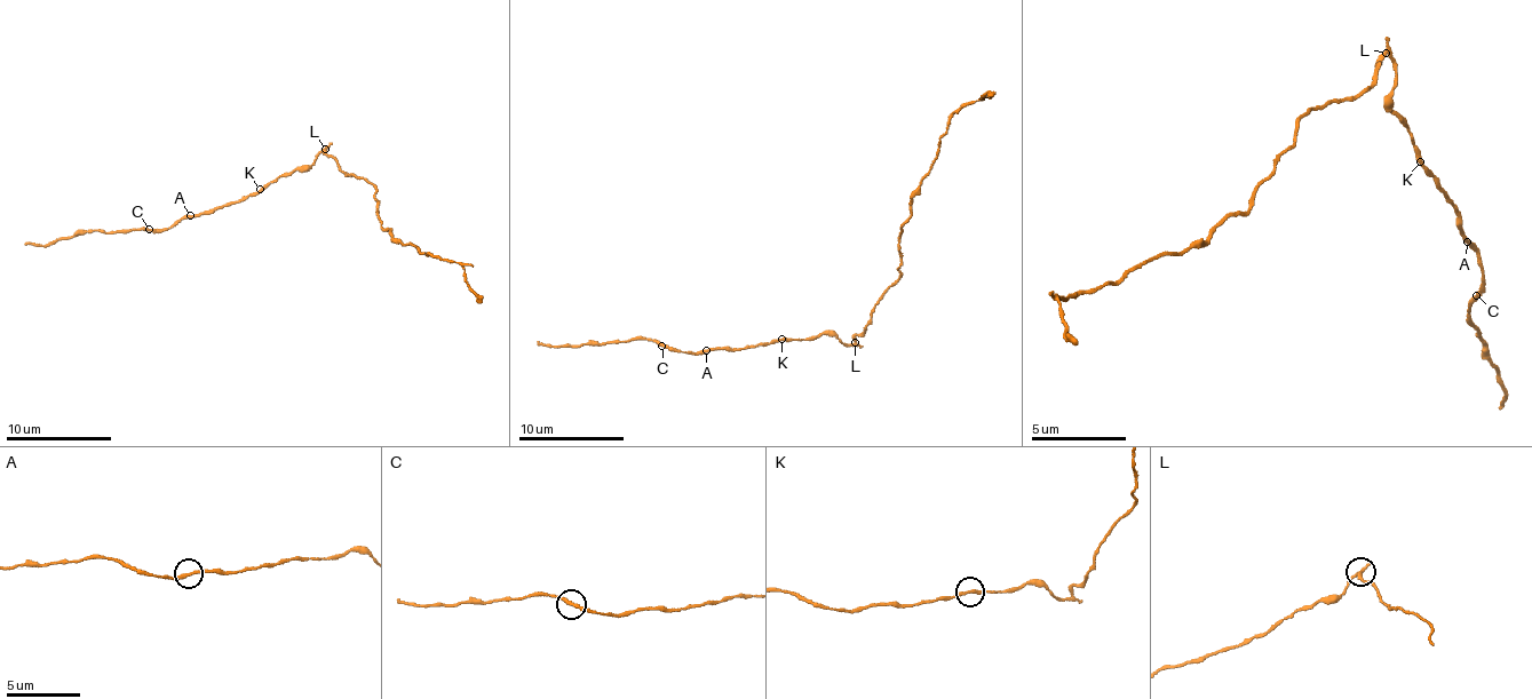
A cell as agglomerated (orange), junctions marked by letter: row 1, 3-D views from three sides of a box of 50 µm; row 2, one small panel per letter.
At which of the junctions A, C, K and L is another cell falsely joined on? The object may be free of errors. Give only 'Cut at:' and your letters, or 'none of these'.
Cut at: L

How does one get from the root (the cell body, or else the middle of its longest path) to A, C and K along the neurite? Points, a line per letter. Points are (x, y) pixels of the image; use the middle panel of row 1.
A: (863, 332), (854, 336), (852, 343), (828, 333), (804, 340), (785, 338), (743, 347), (706, 350)
C: (863, 332), (850, 344), (828, 333), (804, 340), (785, 338), (687, 354), (661, 346)
K: (863, 332), (854, 336), (852, 343), (828, 333), (804, 340), (782, 339)

